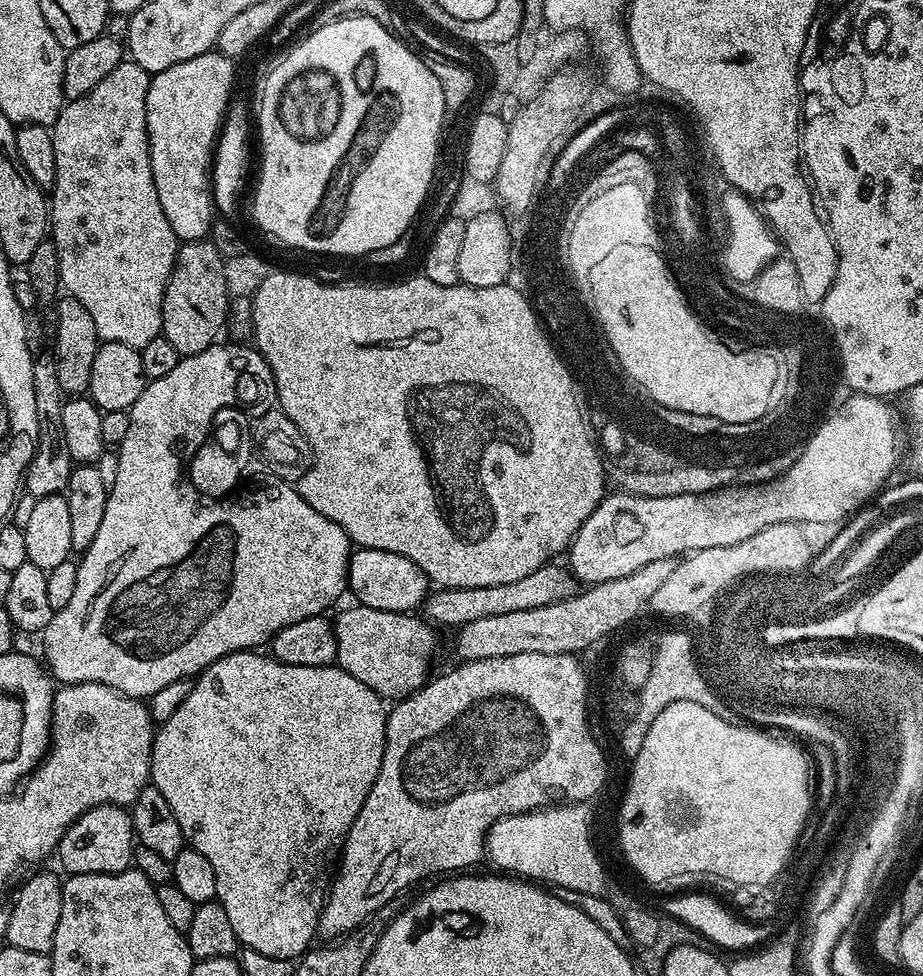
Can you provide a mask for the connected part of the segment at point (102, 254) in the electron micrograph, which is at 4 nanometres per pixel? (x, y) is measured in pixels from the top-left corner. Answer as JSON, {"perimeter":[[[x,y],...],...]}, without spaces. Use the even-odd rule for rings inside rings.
{"perimeter":[[[125,58],[90,94],[86,94],[77,100],[65,103],[64,108],[58,114],[56,123],[51,125],[50,131],[54,142],[54,170],[56,177],[50,189],[50,239],[58,250],[60,259],[59,283],[67,295],[72,296],[90,314],[94,321],[94,330],[99,334],[101,341],[122,342],[122,346],[142,349],[146,342],[152,341],[155,336],[161,335],[162,328],[162,302],[164,291],[168,285],[168,279],[172,277],[172,267],[176,265],[176,249],[178,241],[174,230],[170,230],[170,222],[166,222],[166,213],[162,211],[162,202],[158,202],[158,190],[152,173],[152,163],[148,153],[148,127],[146,126],[146,94],[150,74],[142,70],[131,58]]]}

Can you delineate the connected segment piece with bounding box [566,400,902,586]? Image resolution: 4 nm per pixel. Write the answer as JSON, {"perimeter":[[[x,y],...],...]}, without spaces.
{"perimeter":[[[852,400],[848,408],[836,420],[825,420],[820,436],[811,439],[808,452],[803,452],[780,476],[772,481],[758,484],[737,483],[735,486],[714,488],[710,492],[678,493],[671,496],[636,495],[621,490],[605,495],[604,499],[582,522],[570,547],[567,549],[567,563],[573,576],[585,585],[601,584],[626,574],[634,574],[638,566],[646,562],[658,562],[662,558],[680,558],[685,554],[707,550],[716,546],[732,546],[750,538],[759,530],[776,523],[836,524],[847,521],[860,512],[866,502],[871,501],[893,479],[892,471],[902,460],[902,436],[896,433],[896,420],[883,400]]]}

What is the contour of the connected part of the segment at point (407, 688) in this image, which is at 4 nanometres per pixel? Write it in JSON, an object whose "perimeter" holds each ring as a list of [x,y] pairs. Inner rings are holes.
{"perimeter":[[[358,603],[351,607],[334,616],[332,629],[336,635],[338,667],[370,686],[381,698],[403,698],[424,687],[436,656],[437,629],[416,614],[374,610]]]}

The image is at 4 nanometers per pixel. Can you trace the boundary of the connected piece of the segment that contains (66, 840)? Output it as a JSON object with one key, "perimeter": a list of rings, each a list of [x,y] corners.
{"perimeter":[[[99,804],[86,810],[64,832],[55,855],[68,876],[78,874],[110,874],[133,867],[134,833],[132,817],[127,807]]]}

